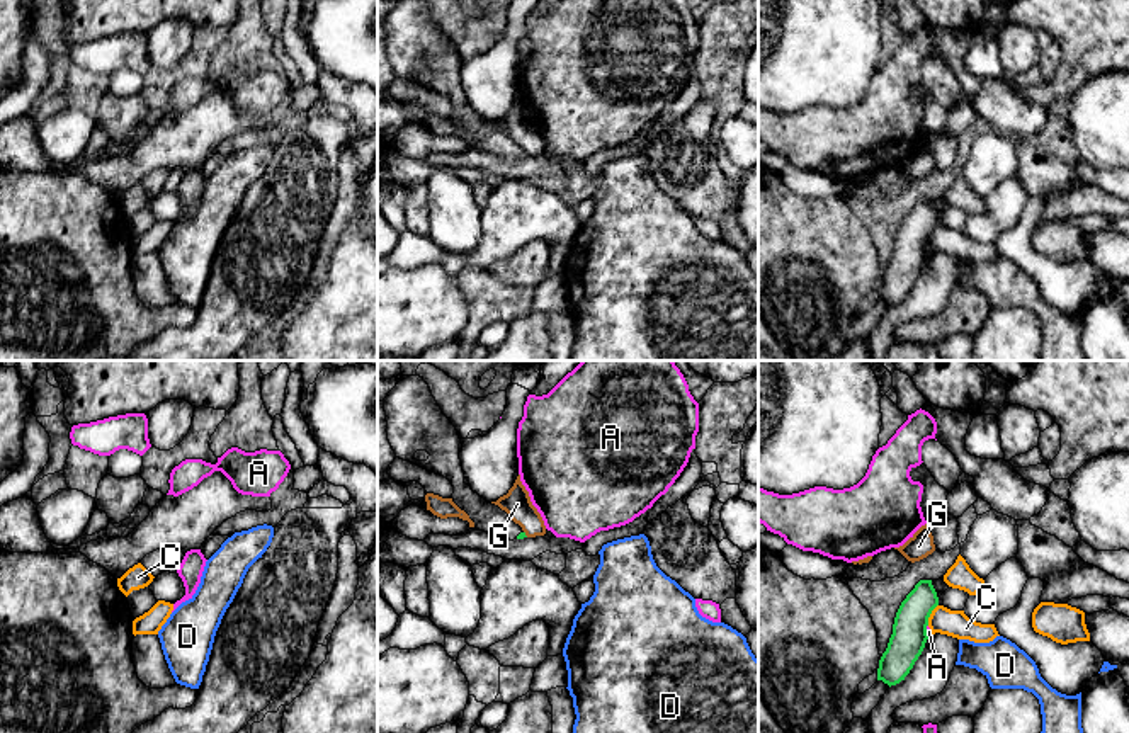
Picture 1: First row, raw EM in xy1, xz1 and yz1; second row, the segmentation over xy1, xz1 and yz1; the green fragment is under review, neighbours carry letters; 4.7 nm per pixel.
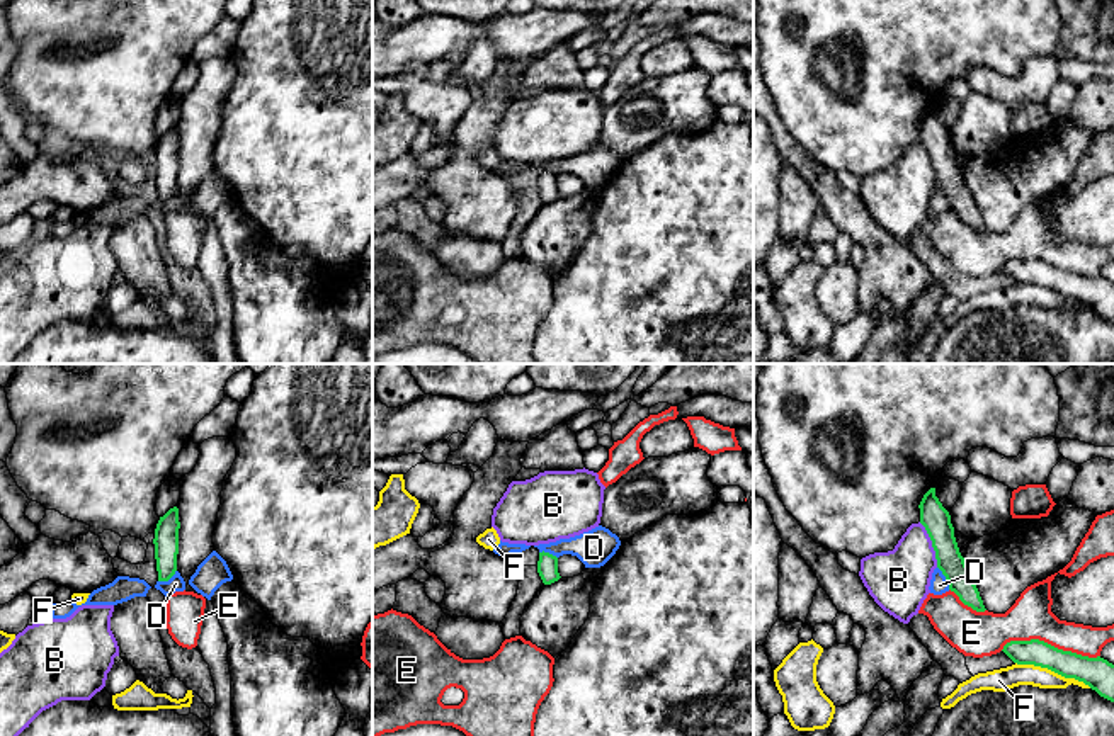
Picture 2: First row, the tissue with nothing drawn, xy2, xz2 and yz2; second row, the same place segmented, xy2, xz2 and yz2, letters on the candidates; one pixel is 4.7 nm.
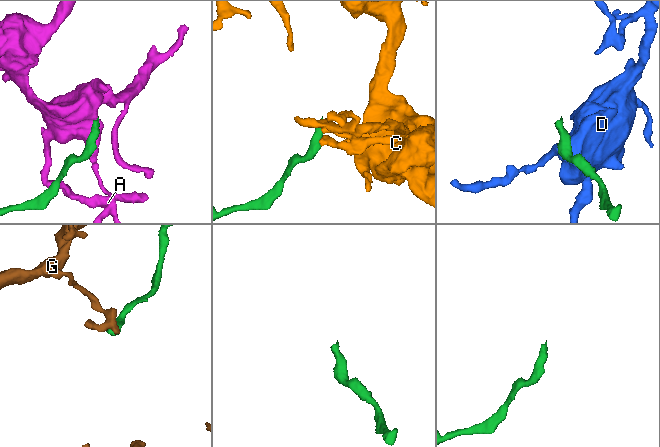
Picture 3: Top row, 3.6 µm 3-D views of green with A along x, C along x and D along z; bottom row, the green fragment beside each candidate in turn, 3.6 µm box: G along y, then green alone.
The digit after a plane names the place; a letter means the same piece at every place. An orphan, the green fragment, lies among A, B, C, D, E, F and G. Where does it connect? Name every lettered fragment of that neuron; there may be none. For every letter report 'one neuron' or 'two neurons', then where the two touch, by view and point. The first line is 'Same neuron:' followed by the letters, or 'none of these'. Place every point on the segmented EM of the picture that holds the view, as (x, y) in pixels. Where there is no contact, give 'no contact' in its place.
Same neuron: none of these
A: two neurons; contact yz1 (925, 630)
B: two neurons; contact yz2 (932, 544)
C: two neurons; contact yz1 (930, 613)
D: two neurons; contact yz2 (946, 578)
E: two neurons; contact yz2 (1050, 645)
F: two neurons; contact yz2 (1053, 670)
G: two neurons; contact xz1 (524, 534)

